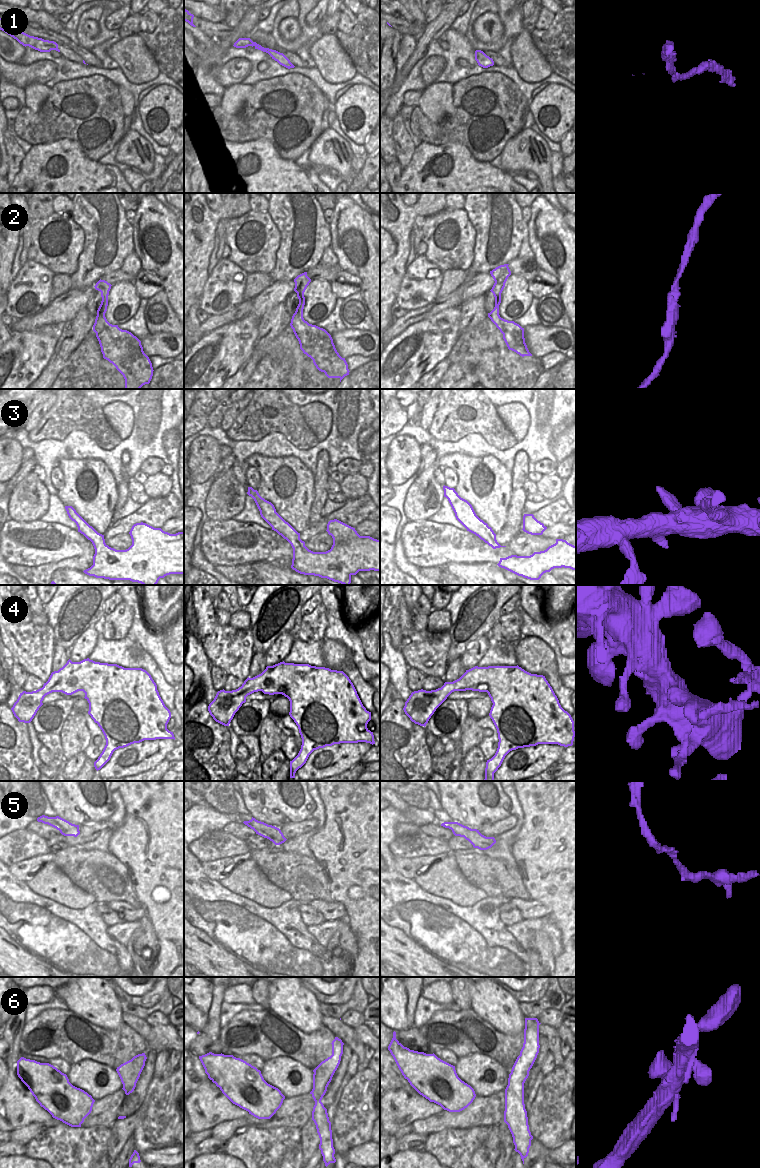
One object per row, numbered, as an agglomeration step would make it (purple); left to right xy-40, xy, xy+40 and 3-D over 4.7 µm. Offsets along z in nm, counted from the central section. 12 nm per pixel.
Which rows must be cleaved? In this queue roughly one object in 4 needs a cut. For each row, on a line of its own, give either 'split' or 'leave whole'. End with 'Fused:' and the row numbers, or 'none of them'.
1: leave whole
2: leave whole
3: leave whole
4: leave whole
5: leave whole
6: split
Fused: 6

